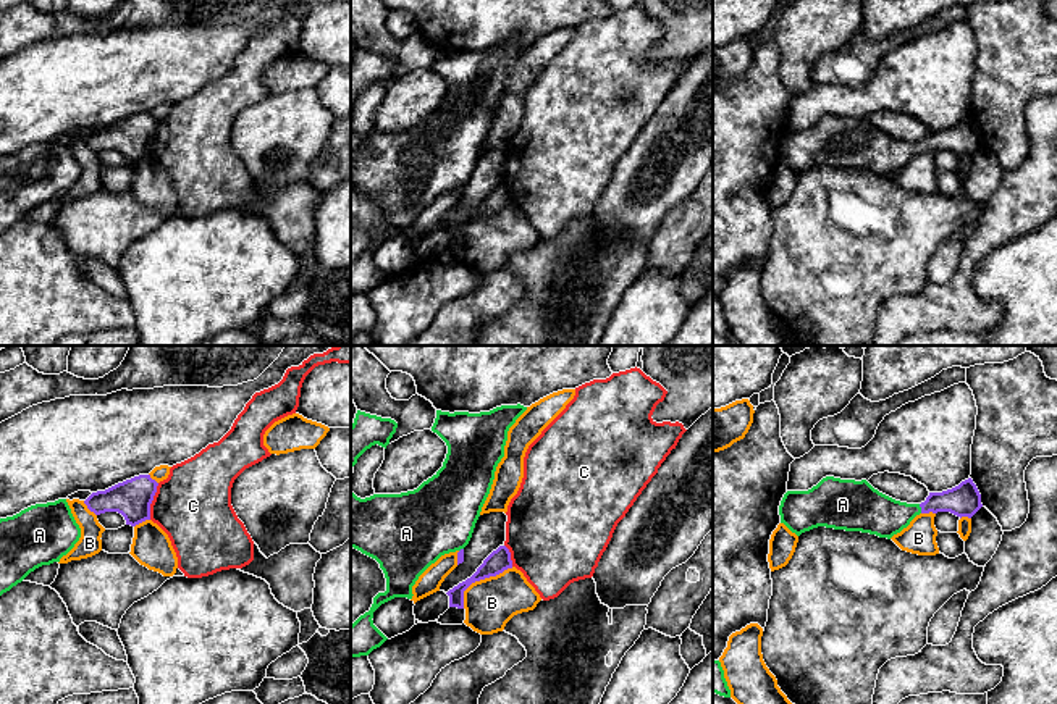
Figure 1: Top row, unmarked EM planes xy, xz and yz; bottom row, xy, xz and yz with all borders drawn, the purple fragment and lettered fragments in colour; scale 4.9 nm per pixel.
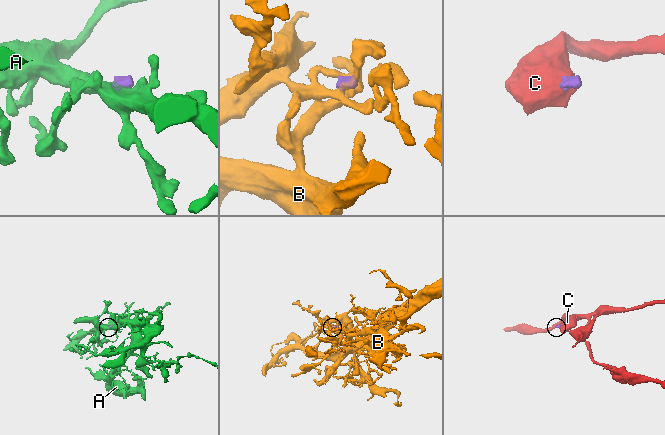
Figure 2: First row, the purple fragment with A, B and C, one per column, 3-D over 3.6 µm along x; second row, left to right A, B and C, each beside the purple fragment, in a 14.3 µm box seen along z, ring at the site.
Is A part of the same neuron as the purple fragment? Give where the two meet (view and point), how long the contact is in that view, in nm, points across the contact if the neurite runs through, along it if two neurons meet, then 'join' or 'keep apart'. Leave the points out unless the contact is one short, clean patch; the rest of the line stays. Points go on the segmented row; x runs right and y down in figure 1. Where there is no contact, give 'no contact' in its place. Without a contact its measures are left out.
meets purple in yz at (922, 509); contact 50 nm long; runs through yz (964, 501), (936, 501), (922, 509), (873, 512); join

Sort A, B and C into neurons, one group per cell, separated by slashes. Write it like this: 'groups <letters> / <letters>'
groups A / B / C

